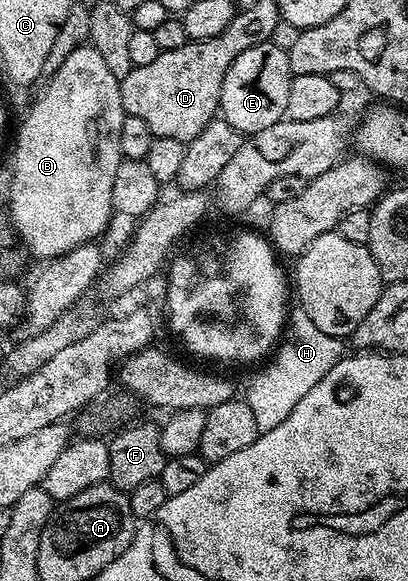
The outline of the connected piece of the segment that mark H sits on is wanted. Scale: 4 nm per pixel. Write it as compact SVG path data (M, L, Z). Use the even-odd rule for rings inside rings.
M299 307L289 312L283 334L274 352L259 366L260 369L248 381L246 400L250 411L254 411L254 420L258 422L258 431L274 431L294 406L298 399L310 391L310 387L322 380L322 375L330 371L346 356L345 342L334 335L326 335Z

